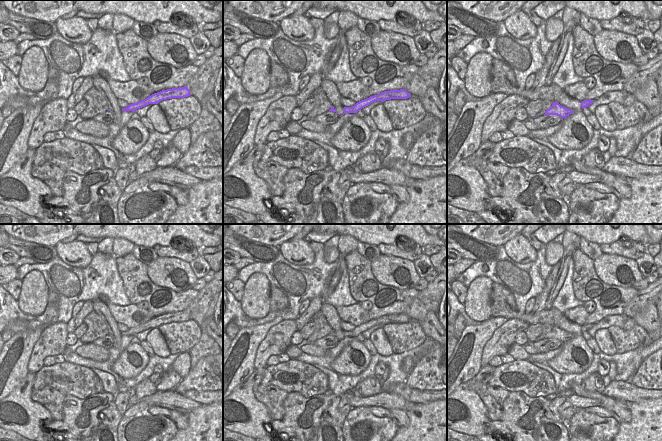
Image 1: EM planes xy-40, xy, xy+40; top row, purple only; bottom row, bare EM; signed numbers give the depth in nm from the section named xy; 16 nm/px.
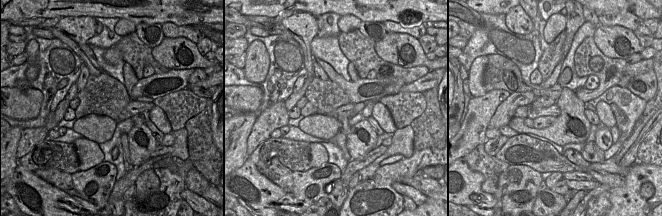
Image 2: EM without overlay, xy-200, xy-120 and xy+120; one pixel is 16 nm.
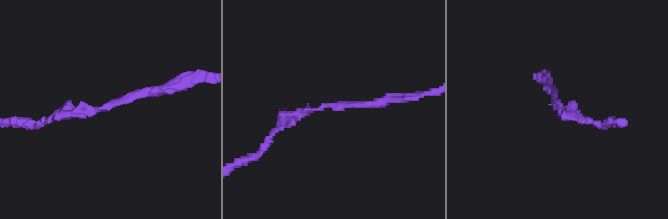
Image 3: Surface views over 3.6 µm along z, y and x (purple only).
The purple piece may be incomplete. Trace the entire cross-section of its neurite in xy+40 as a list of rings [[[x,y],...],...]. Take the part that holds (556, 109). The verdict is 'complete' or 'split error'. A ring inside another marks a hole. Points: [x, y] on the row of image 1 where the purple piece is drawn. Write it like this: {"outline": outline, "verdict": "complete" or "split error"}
{"outline": [[[553,102],[552,106],[545,111],[544,115],[557,115],[563,119],[572,113],[573,110],[561,106],[559,103]]], "verdict": "complete"}

